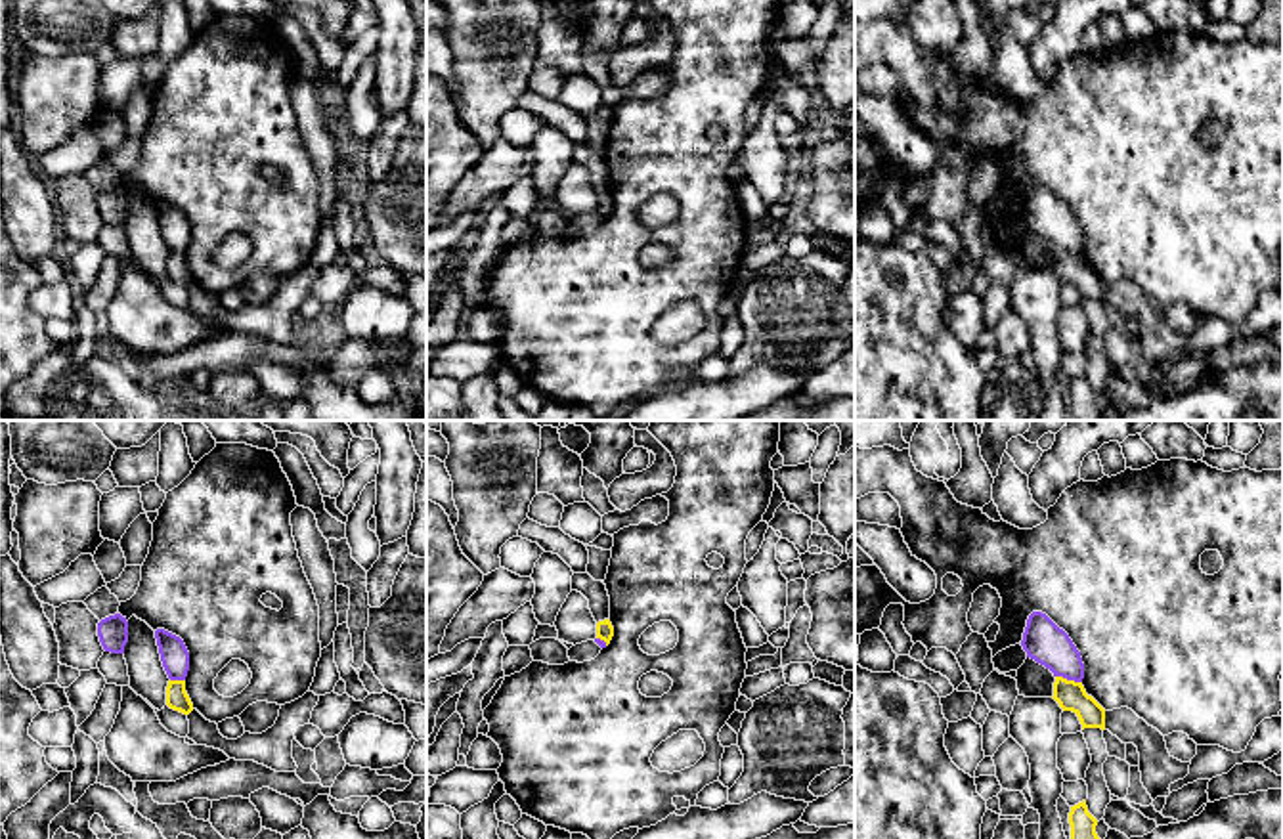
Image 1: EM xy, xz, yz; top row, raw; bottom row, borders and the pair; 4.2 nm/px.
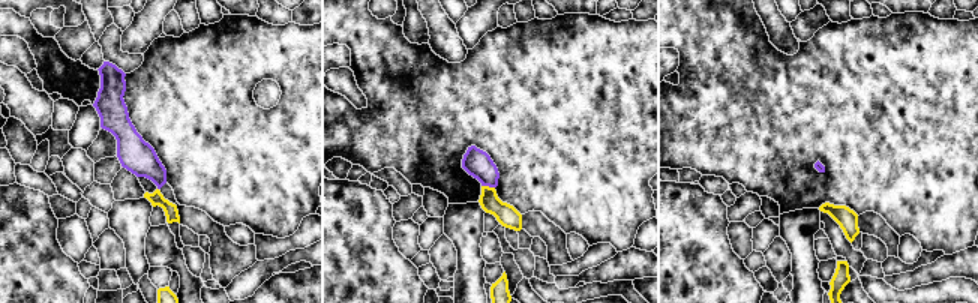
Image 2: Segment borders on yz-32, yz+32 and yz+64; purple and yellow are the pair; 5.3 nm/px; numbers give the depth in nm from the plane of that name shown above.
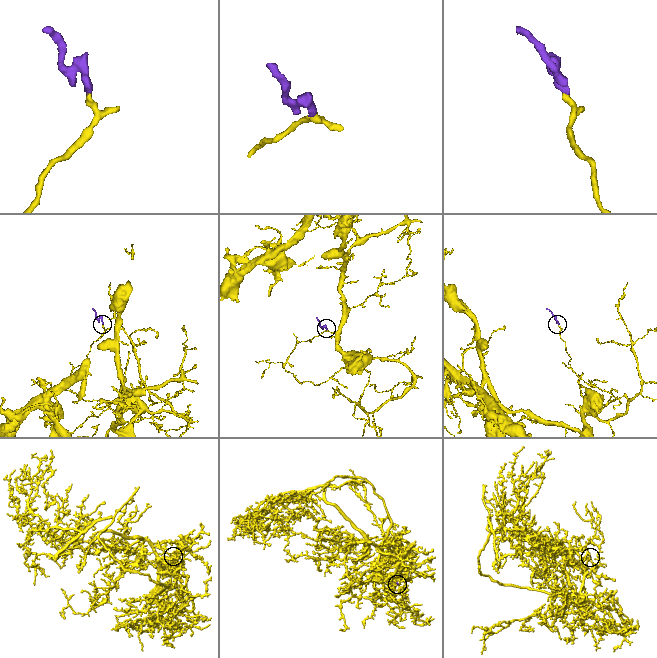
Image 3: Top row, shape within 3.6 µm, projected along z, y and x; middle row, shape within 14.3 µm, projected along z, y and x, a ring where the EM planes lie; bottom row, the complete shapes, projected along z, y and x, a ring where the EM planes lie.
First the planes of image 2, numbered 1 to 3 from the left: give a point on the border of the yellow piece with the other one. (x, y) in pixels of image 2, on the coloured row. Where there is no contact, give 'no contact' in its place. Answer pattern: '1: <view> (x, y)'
1: no contact
2: yz+32 (488, 185)
3: no contact

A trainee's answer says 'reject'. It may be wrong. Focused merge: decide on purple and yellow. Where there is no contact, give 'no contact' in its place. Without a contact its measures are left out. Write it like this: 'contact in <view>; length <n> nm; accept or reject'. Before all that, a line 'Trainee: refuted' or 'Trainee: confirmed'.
Trainee: refuted
contact in yz; length 120 nm; accept

